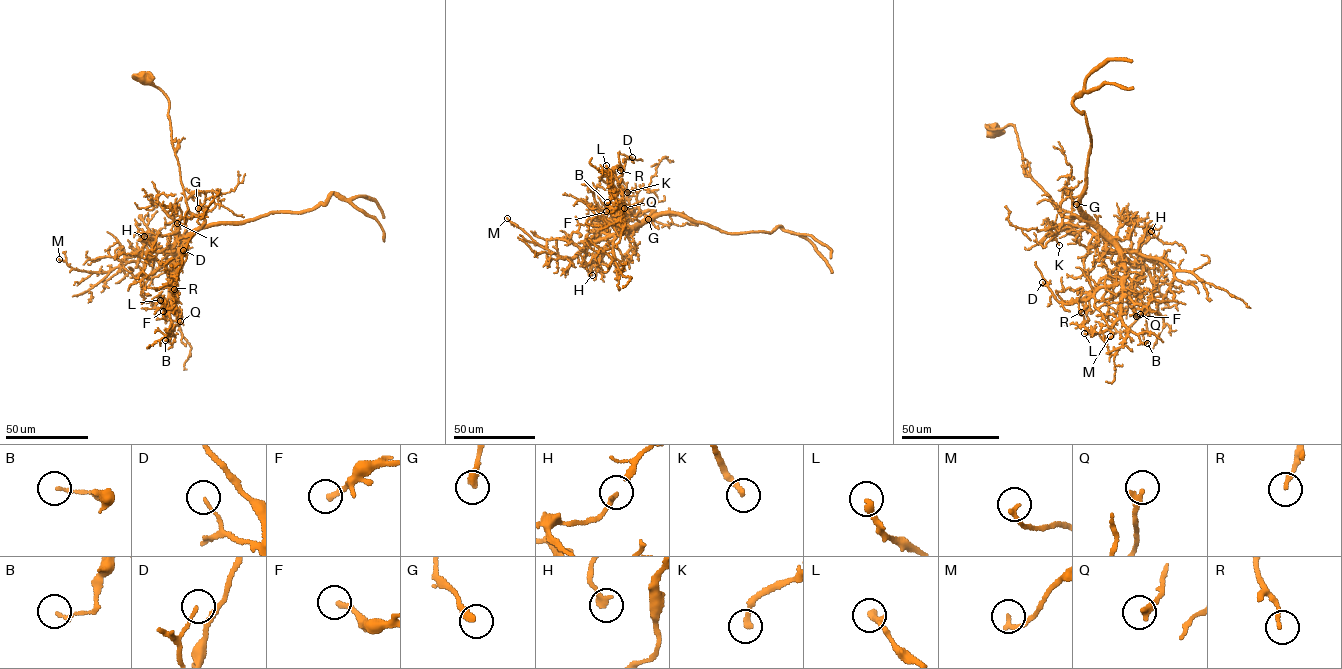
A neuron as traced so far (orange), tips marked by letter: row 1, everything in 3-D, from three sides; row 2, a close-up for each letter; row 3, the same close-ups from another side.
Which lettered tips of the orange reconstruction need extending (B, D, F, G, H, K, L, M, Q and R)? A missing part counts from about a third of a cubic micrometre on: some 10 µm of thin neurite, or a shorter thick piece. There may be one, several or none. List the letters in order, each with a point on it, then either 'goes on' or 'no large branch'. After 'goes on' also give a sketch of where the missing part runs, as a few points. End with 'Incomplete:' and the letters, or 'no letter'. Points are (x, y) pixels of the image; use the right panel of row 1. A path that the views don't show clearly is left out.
B: (1147, 343) | no large branch
D: (1042, 282) | no large branch
F: (1136, 316) | no large branch
G: (1076, 204) | no large branch
H: (1151, 231) | no large branch
K: (1059, 245) | no large branch
L: (1084, 333) | no large branch
M: (1110, 336) | no large branch
Q: (1140, 314) | no large branch
R: (1081, 312) | no large branch
Incomplete: no letter

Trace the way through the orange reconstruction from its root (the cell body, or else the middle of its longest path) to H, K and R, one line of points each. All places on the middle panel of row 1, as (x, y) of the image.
H: (602, 223), (624, 231), (627, 211), (636, 207), (642, 211), (655, 209), (599, 250), (592, 259), (592, 275)
K: (602, 223), (622, 231), (626, 229), (627, 211), (639, 207), (636, 190), (627, 192)
R: (602, 223), (624, 231), (627, 211), (655, 211), (631, 227), (617, 223), (620, 170)

